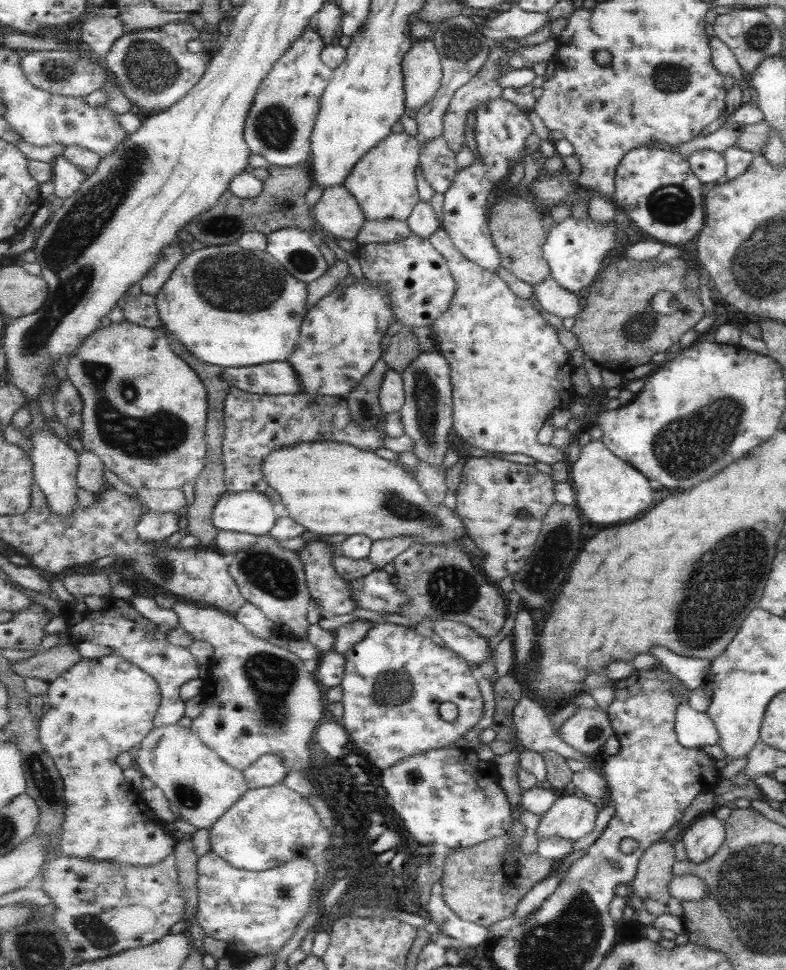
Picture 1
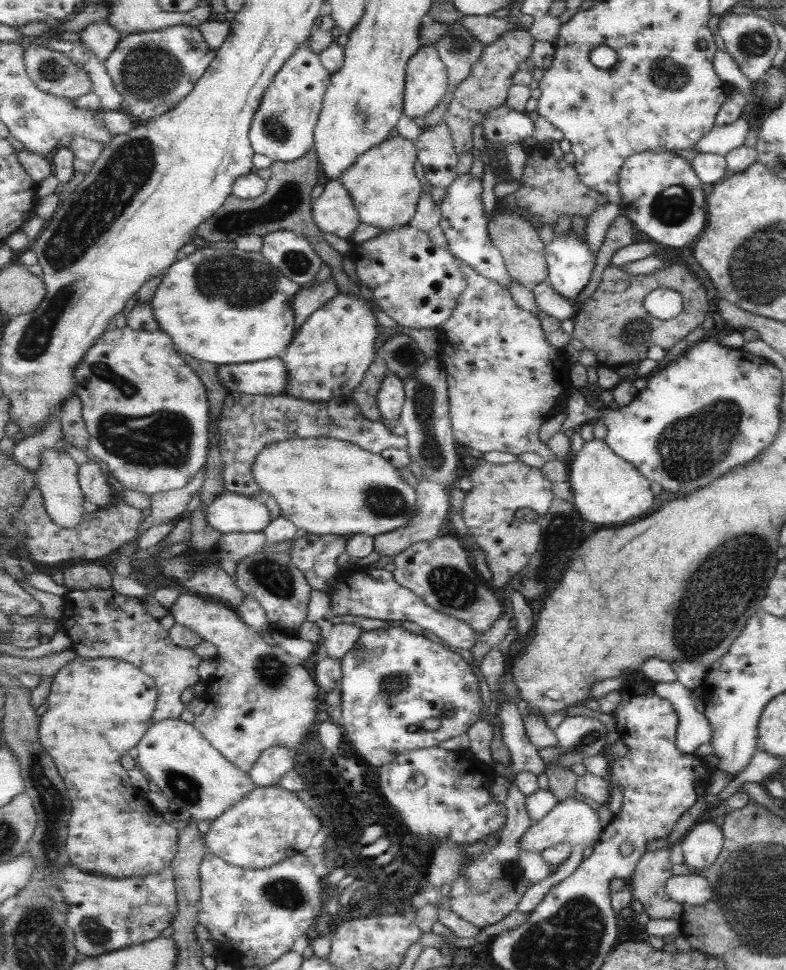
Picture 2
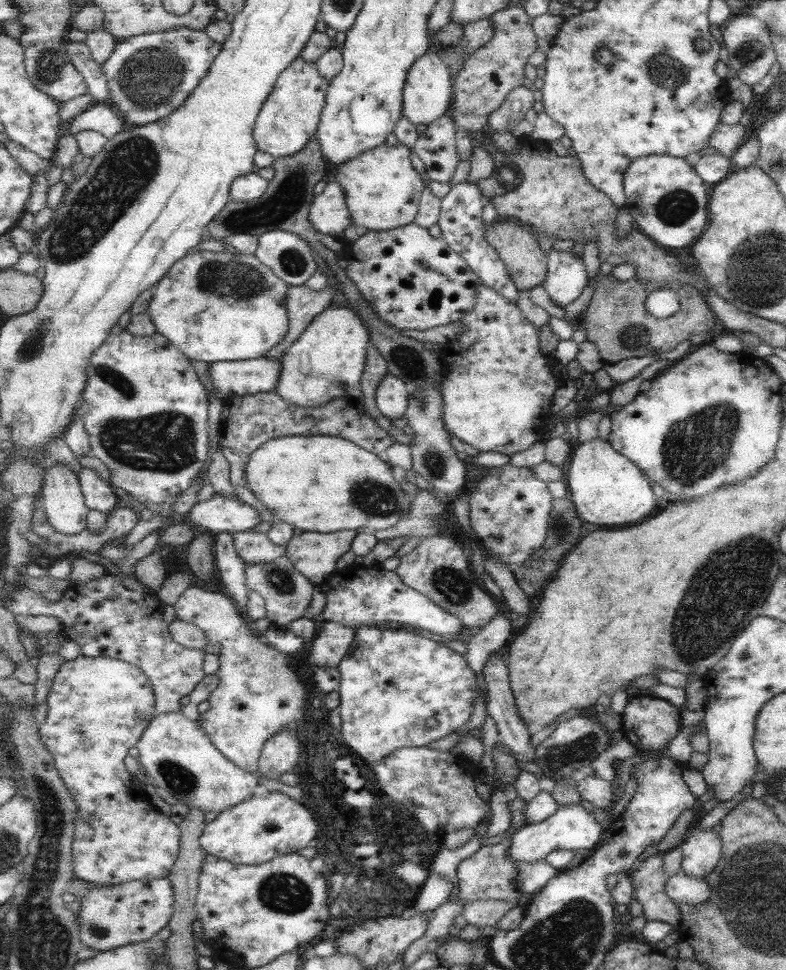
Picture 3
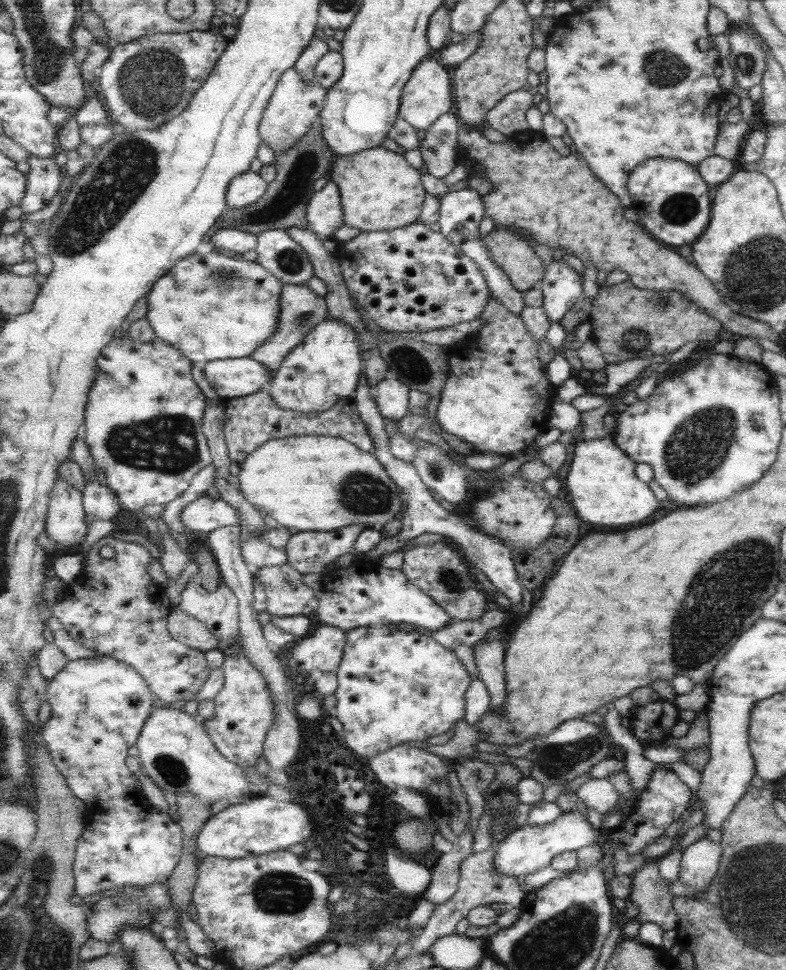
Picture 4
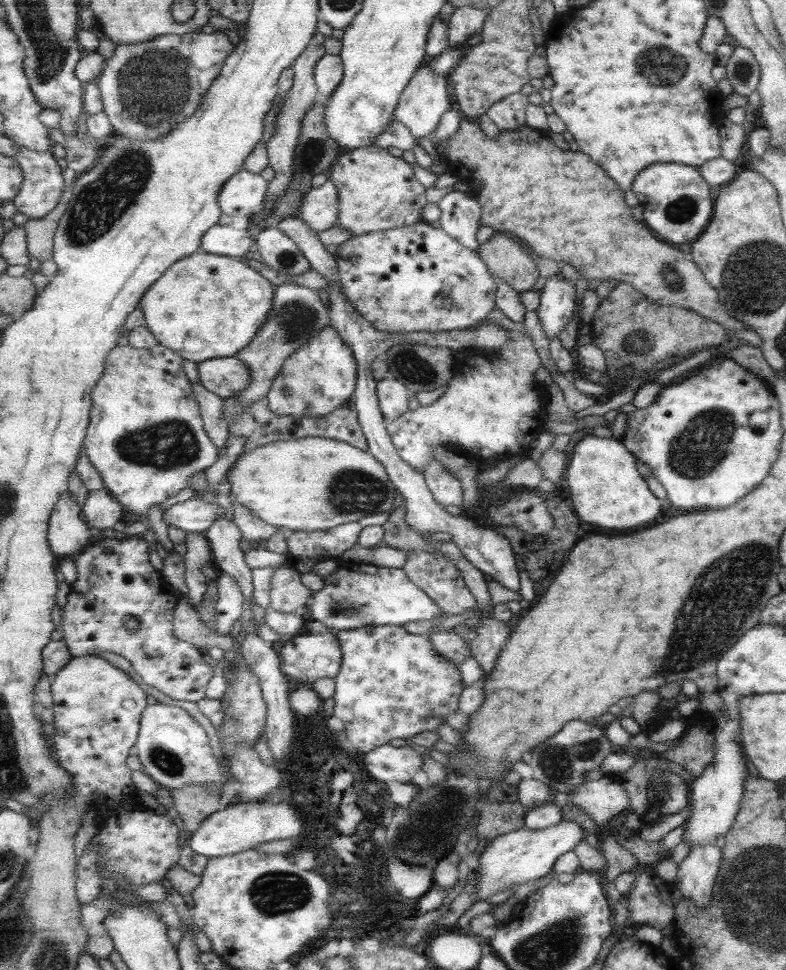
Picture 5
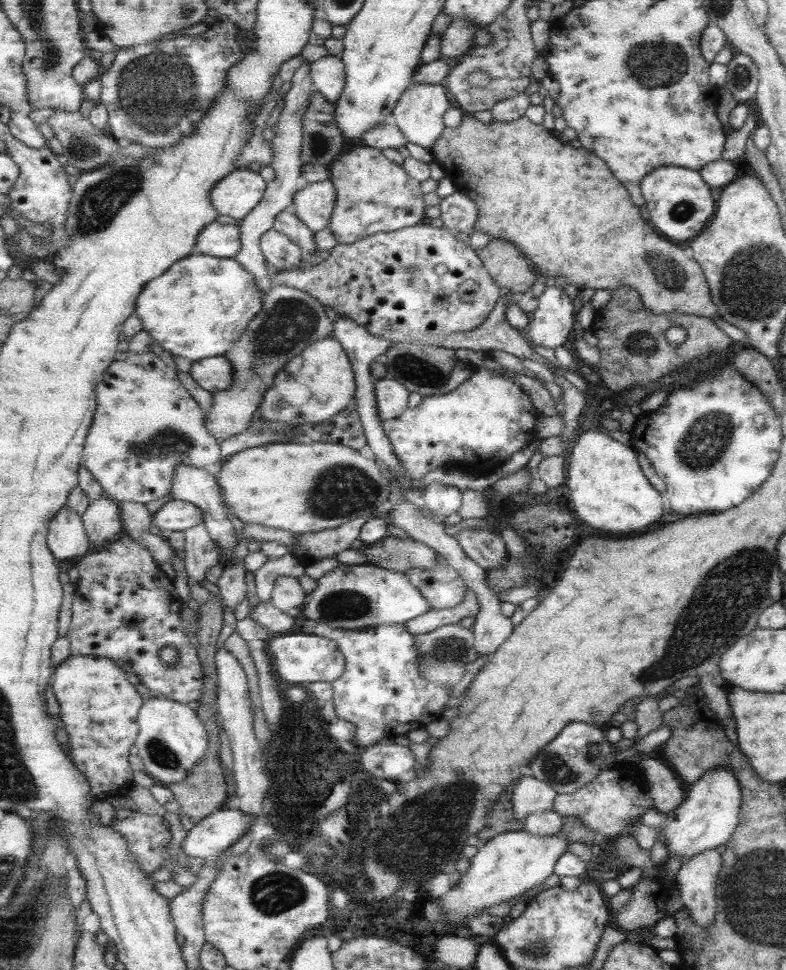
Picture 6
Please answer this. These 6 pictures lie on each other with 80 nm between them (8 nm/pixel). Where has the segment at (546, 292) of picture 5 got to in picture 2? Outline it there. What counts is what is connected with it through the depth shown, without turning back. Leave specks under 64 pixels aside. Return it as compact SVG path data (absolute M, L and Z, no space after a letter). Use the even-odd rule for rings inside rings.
M572 229L546 246L549 267L548 281L567 299L575 299L589 284L595 270L595 256L585 238Z

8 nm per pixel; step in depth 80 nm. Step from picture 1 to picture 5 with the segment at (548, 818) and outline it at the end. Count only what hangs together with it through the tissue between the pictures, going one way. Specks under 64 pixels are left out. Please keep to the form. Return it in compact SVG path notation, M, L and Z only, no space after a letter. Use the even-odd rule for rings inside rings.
M567 820L557 826L543 830L531 830L526 826L519 830L498 836L488 842L478 859L478 894L494 896L504 888L516 888L519 884L527 884L531 880L539 880L555 869L557 859L563 854L575 850L587 834L580 824Z

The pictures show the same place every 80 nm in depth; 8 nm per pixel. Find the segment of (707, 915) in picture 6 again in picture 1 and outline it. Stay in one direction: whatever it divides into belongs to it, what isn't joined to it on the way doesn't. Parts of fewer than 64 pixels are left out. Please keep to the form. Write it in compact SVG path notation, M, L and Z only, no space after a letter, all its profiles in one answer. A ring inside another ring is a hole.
M711 811L695 817L682 837L689 860L703 862L717 852L724 842L723 823Z

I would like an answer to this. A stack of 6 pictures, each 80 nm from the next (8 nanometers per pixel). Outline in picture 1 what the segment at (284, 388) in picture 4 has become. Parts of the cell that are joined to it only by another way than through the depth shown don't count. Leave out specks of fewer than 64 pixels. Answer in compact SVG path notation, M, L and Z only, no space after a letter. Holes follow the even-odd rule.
M368 278L356 279L353 285L342 285L336 292L327 294L313 309L307 312L302 325L301 336L295 345L294 353L288 358L298 374L302 392L319 396L345 397L355 390L365 376L381 360L385 351L381 350L381 338L385 330L398 322L391 304L391 295Z

